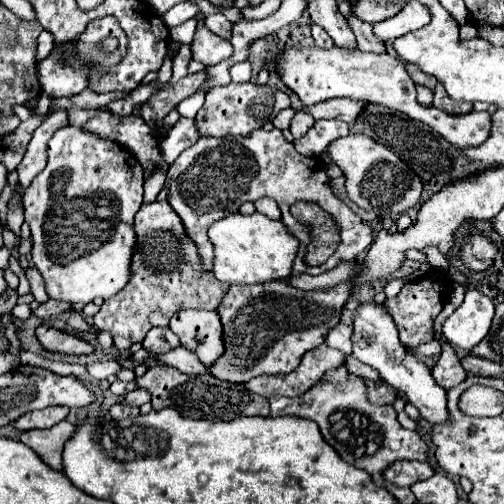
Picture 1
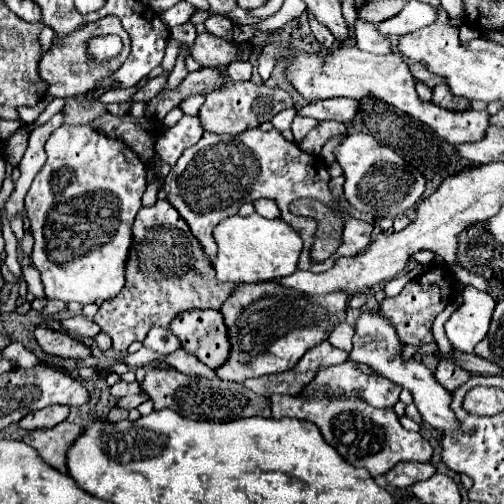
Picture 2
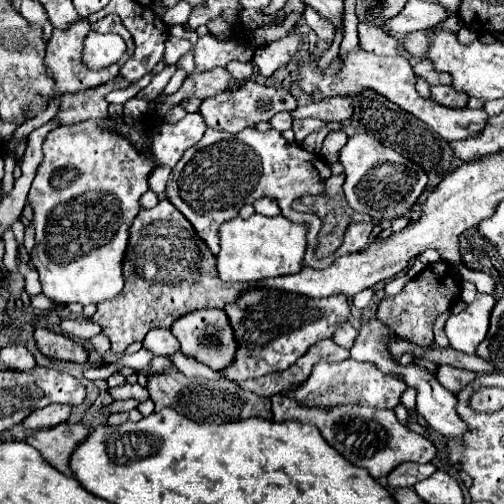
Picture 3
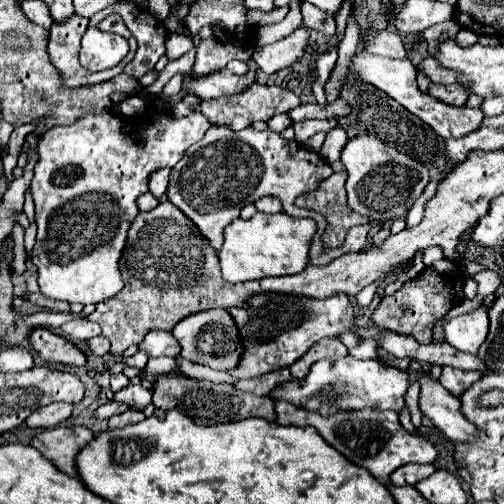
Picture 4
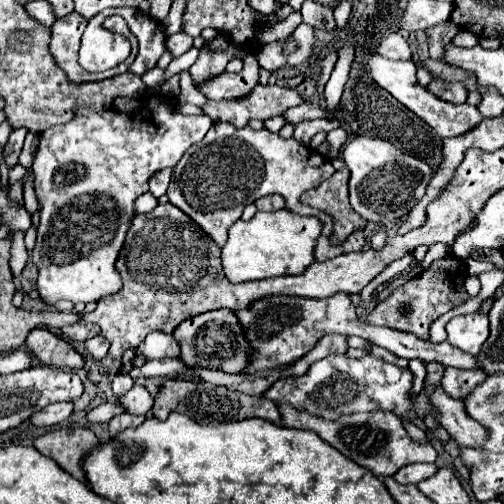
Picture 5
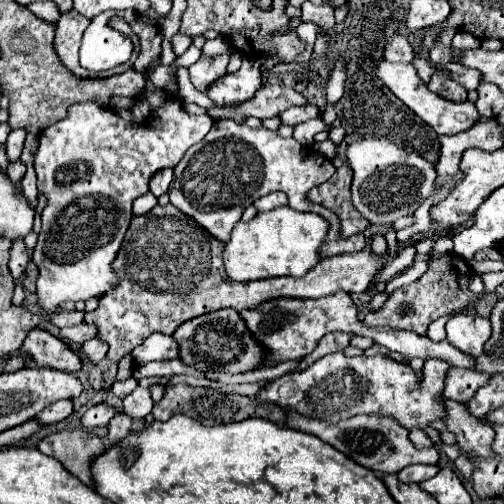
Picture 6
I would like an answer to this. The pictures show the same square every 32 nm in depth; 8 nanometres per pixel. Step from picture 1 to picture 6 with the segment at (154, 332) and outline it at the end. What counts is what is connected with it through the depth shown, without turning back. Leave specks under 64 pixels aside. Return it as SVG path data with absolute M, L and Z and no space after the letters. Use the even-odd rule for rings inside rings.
M150 334L134 352L132 358L136 366L144 366L148 362L172 360L179 357L179 346L172 336L166 334Z

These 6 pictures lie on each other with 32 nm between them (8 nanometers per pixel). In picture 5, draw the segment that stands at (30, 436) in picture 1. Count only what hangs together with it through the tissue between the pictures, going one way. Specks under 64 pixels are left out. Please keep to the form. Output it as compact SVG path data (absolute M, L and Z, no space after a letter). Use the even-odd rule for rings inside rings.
M62 428L36 438L34 446L44 456L56 460L68 474L88 484L82 462L88 450L96 450L100 446L100 440L90 428Z

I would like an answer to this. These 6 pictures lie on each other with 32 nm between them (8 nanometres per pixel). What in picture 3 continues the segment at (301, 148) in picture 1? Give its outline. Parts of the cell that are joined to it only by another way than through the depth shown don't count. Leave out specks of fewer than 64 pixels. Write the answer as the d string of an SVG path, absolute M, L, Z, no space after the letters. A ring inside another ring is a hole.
M328 124L326 128L322 128L322 130L318 130L318 132L312 132L304 142L302 142L302 148L306 148L308 152L316 152L316 154L320 154L320 148L322 148L322 142L324 142L324 138L326 138L326 134L330 132L330 130L338 130L340 128L340 124Z

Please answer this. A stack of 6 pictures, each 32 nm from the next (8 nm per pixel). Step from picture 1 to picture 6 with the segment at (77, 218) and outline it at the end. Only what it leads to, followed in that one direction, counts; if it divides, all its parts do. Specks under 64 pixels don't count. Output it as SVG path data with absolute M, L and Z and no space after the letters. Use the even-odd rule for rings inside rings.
M146 82L144 92L130 110L112 110L100 104L72 104L64 120L58 120L40 134L34 168L38 190L48 198L48 206L42 210L42 232L34 248L34 264L40 270L36 298L42 312L54 314L60 310L62 302L102 296L116 284L110 264L116 258L124 232L132 220L132 200L148 192L148 182L158 170L174 168L186 150L206 136L212 124L214 120L208 114L188 114L180 98Z

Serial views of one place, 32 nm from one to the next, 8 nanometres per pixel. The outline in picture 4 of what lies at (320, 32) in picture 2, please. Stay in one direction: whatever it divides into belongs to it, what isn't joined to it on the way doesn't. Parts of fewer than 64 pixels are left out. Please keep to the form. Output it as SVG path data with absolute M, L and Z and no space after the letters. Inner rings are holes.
M302 2L302 16L304 16L304 24L308 28L329 37L335 35L336 22L334 22L334 16L328 16L328 12L320 12L320 8L316 8L314 4Z

